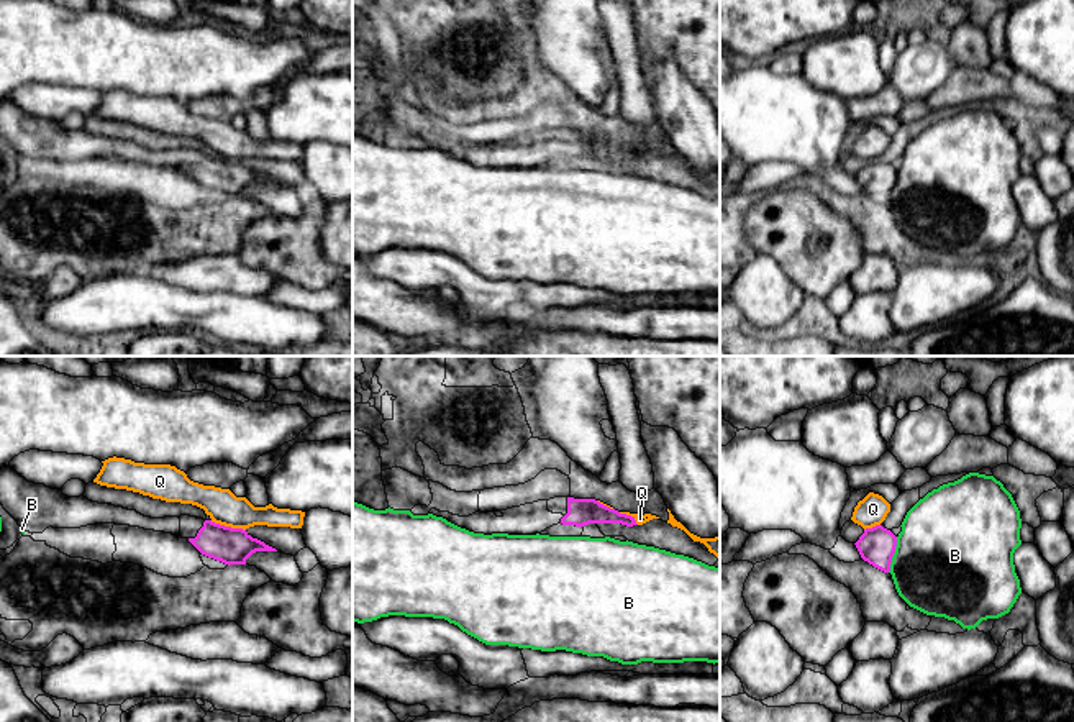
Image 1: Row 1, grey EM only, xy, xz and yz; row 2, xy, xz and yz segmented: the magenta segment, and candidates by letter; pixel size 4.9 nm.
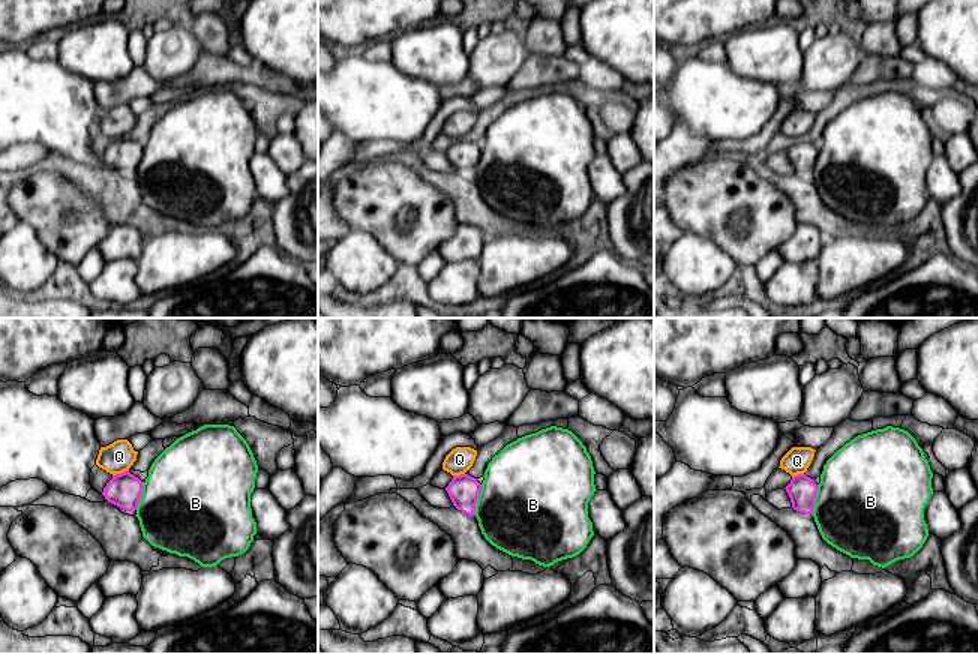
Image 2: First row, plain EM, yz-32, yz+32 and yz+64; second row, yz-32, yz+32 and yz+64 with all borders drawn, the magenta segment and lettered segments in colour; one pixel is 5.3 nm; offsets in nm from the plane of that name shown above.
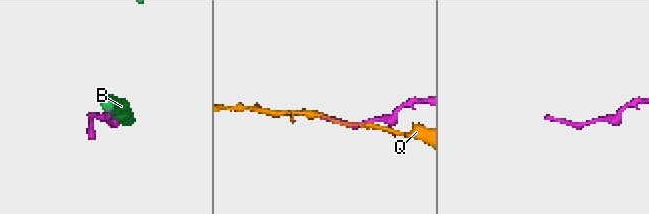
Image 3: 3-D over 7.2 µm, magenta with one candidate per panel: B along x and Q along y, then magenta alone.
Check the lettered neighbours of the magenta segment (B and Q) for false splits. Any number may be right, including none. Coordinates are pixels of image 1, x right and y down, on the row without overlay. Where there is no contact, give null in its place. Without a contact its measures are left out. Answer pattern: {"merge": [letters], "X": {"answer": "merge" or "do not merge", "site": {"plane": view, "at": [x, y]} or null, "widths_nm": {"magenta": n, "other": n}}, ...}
{"merge": [], "B": {"answer": "do not merge", "site": {"plane": "yz", "at": [892, 187]}, "widths_nm": {"magenta": 180, "other": 480}}, "Q": {"answer": "do not merge", "site": {"plane": "xy", "at": [228, 159]}, "widths_nm": {"magenta": 180, "other": 160}}}

